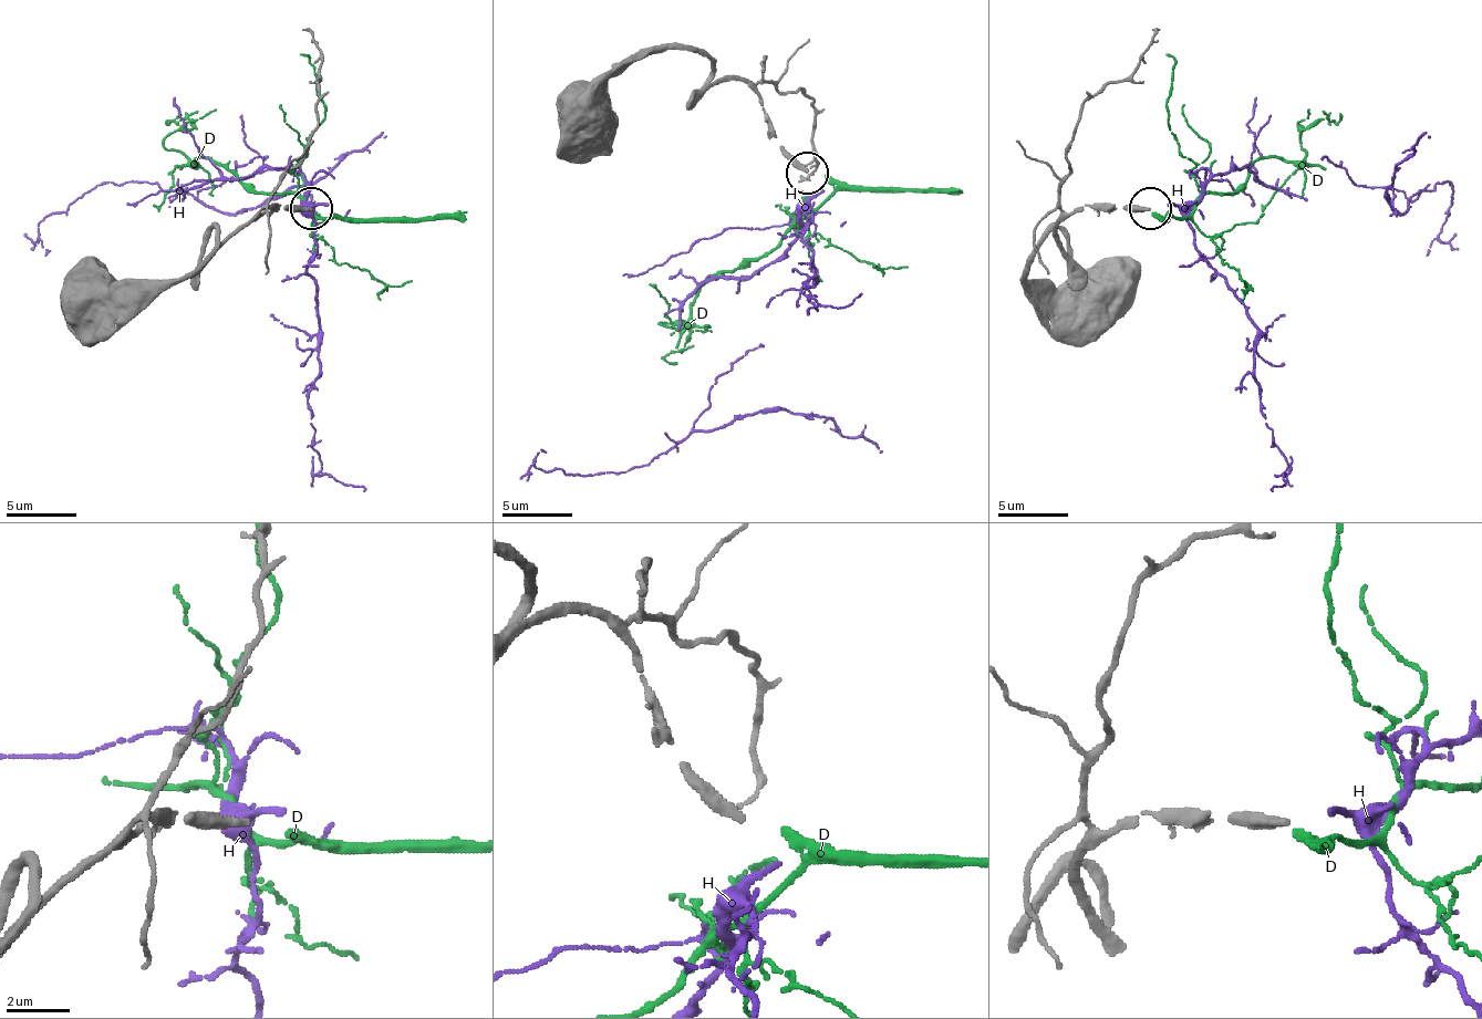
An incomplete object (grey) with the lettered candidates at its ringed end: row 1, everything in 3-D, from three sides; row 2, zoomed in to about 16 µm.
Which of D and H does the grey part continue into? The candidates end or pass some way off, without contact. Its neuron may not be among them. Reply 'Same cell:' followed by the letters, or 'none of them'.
Same cell: H

